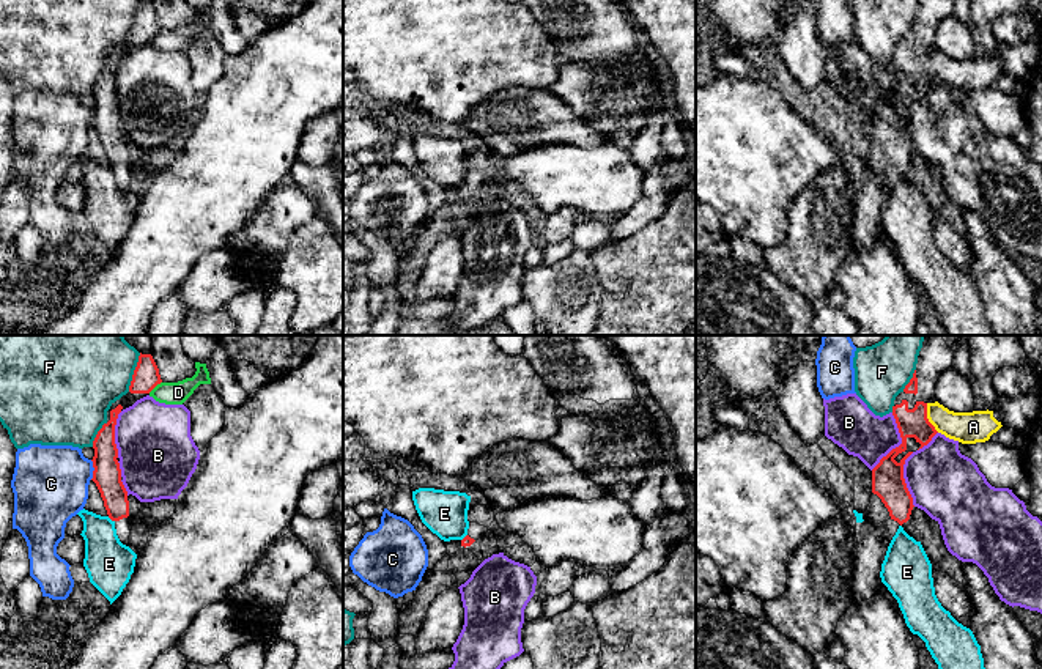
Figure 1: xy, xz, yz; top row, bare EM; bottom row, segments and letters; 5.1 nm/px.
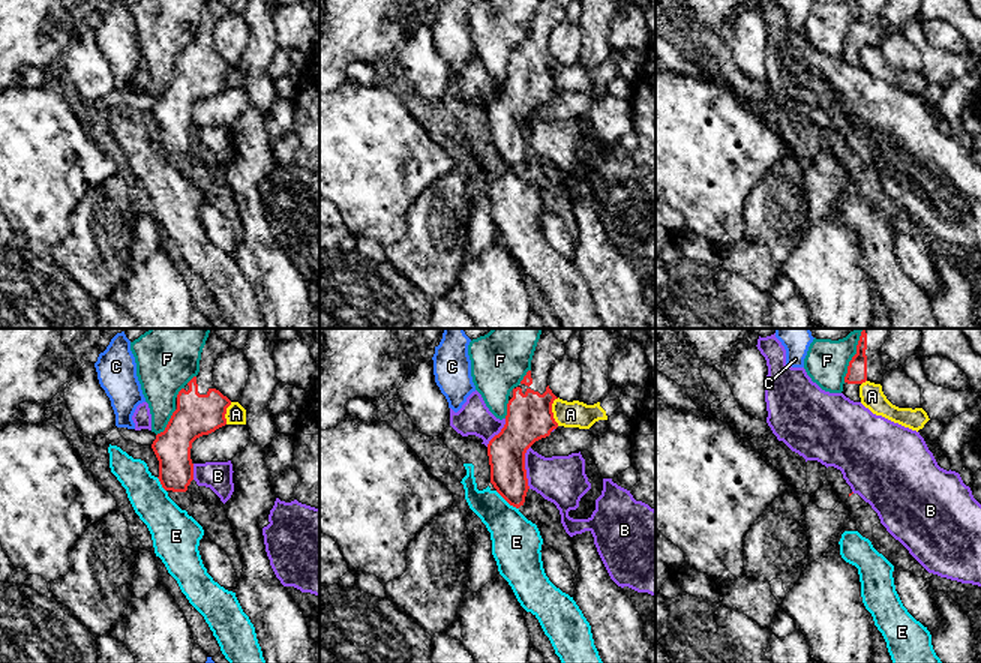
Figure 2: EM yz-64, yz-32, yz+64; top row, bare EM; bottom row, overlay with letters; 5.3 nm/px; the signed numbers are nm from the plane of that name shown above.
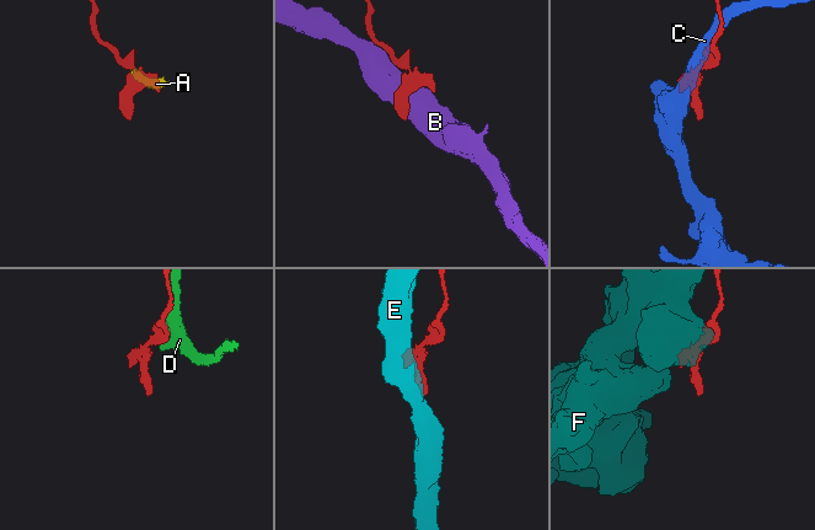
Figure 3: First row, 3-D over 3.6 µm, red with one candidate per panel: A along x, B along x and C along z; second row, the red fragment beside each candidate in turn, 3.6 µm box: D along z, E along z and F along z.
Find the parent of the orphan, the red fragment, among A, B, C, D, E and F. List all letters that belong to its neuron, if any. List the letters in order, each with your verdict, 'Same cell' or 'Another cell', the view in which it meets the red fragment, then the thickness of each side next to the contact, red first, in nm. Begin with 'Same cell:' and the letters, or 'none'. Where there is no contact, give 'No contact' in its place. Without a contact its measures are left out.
Same cell: none
A: Another cell. Touches red in yz. Thickness 140 nm (red) against 160 nm
B: Another cell. Touches red in yz. Thickness 170 nm (red) against 240 nm
C: Another cell. Touches red in xy. Thickness 140 nm (red) against 380 nm
D: Another cell. Touches red in xy. Thickness 140 nm (red) against 110 nm
E: Another cell. Touches red in xy. Thickness 140 nm (red) against 240 nm
F: Another cell. Touches red in xy. Thickness 140 nm (red) against 320 nm

